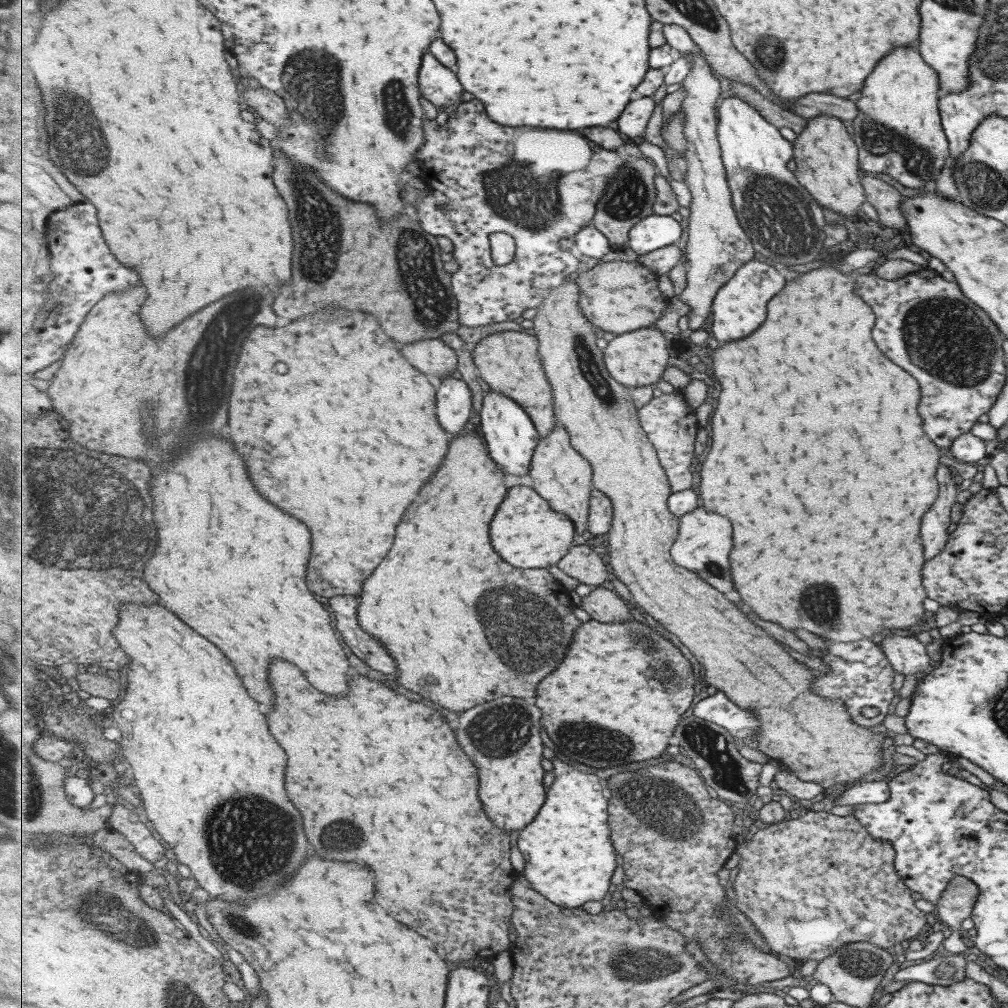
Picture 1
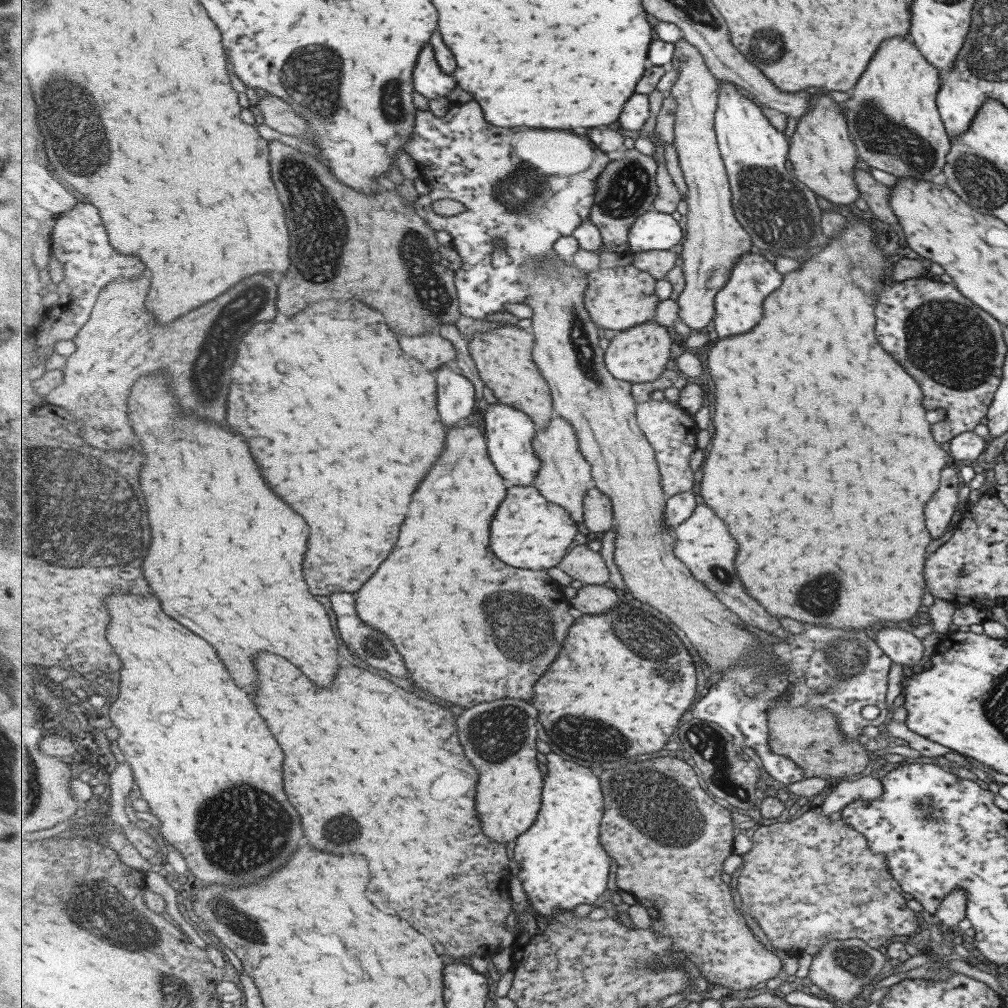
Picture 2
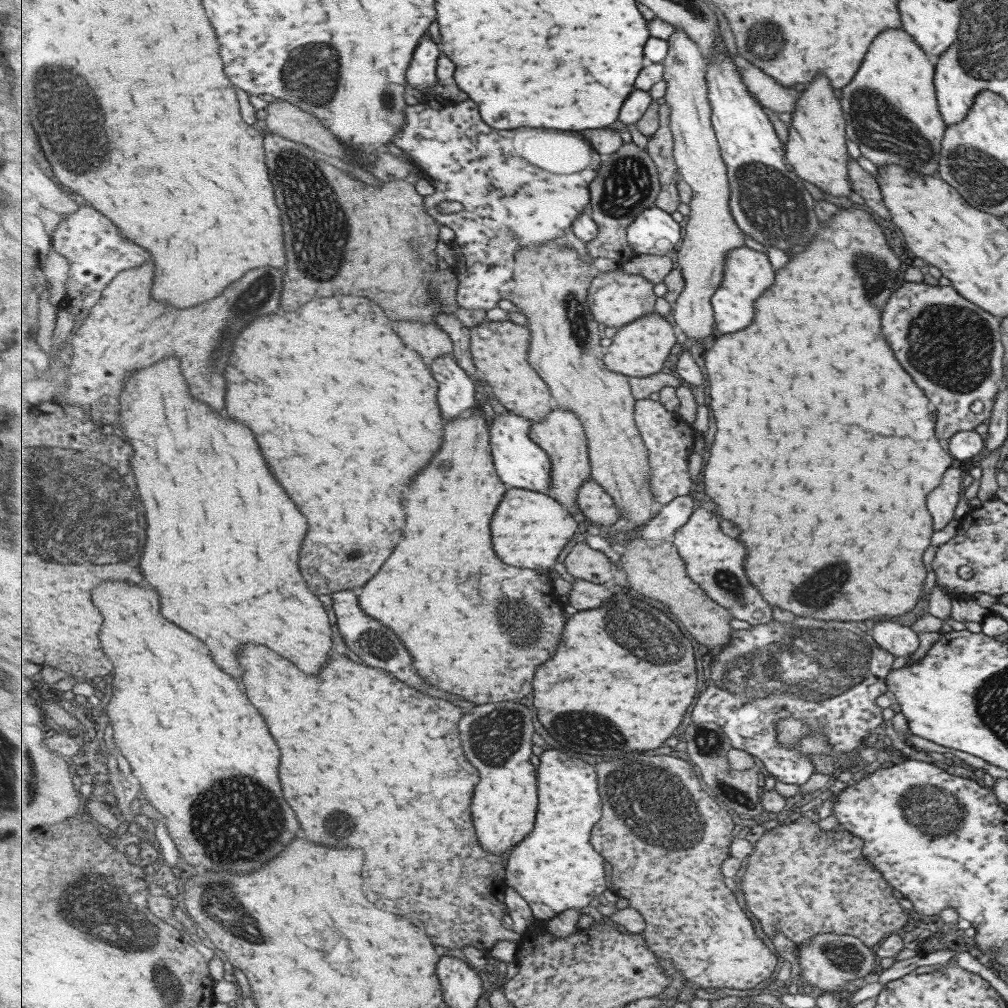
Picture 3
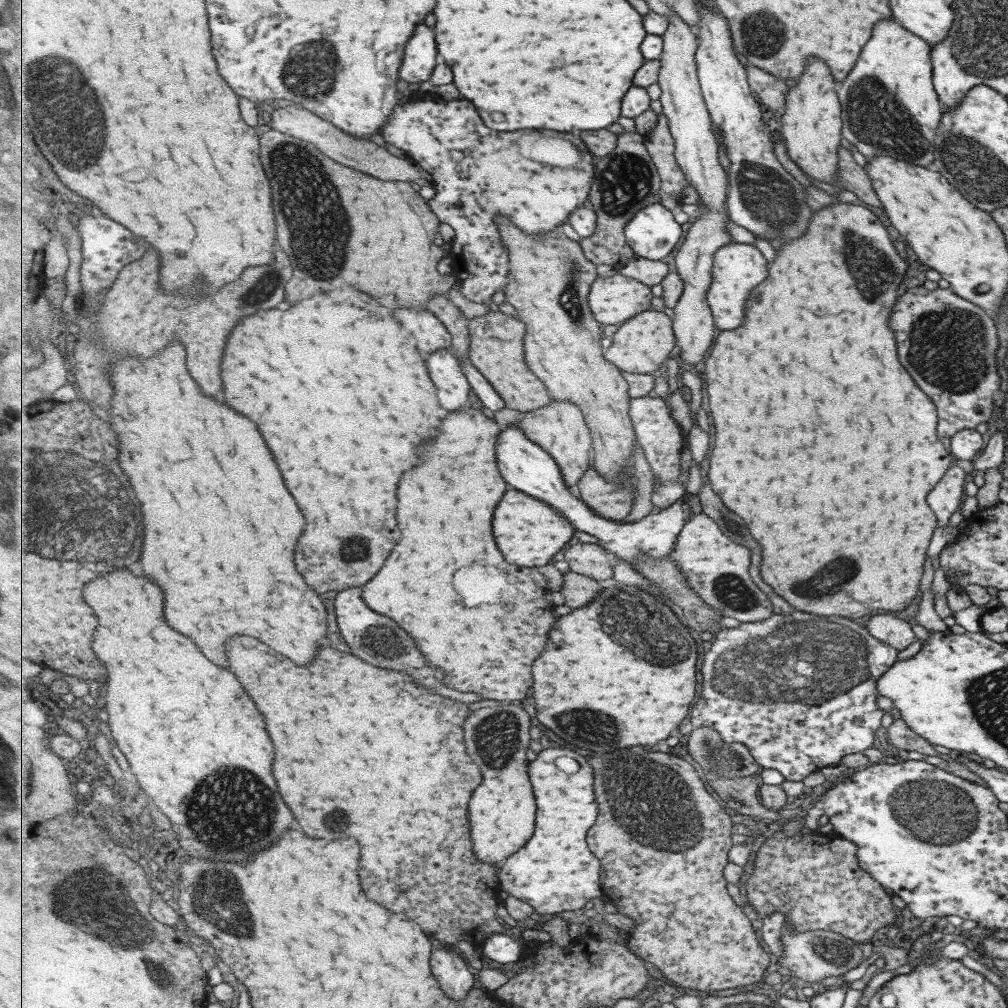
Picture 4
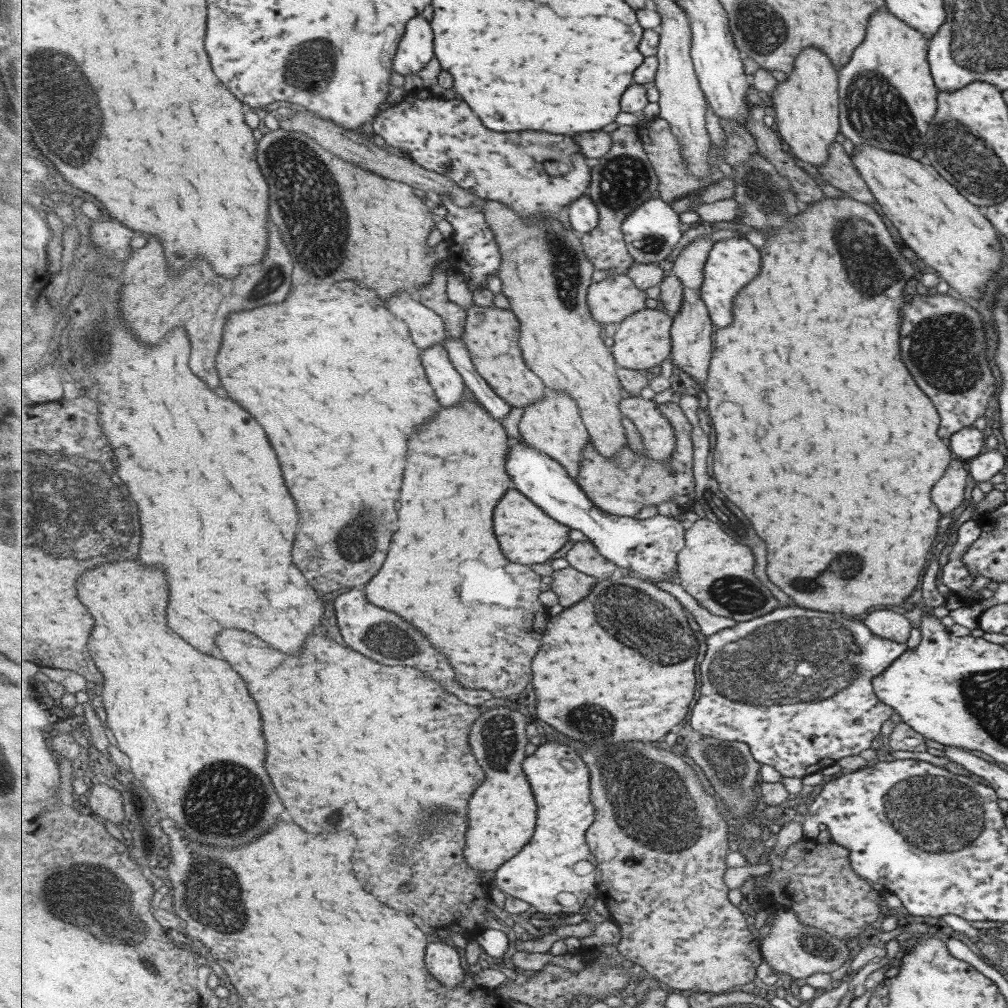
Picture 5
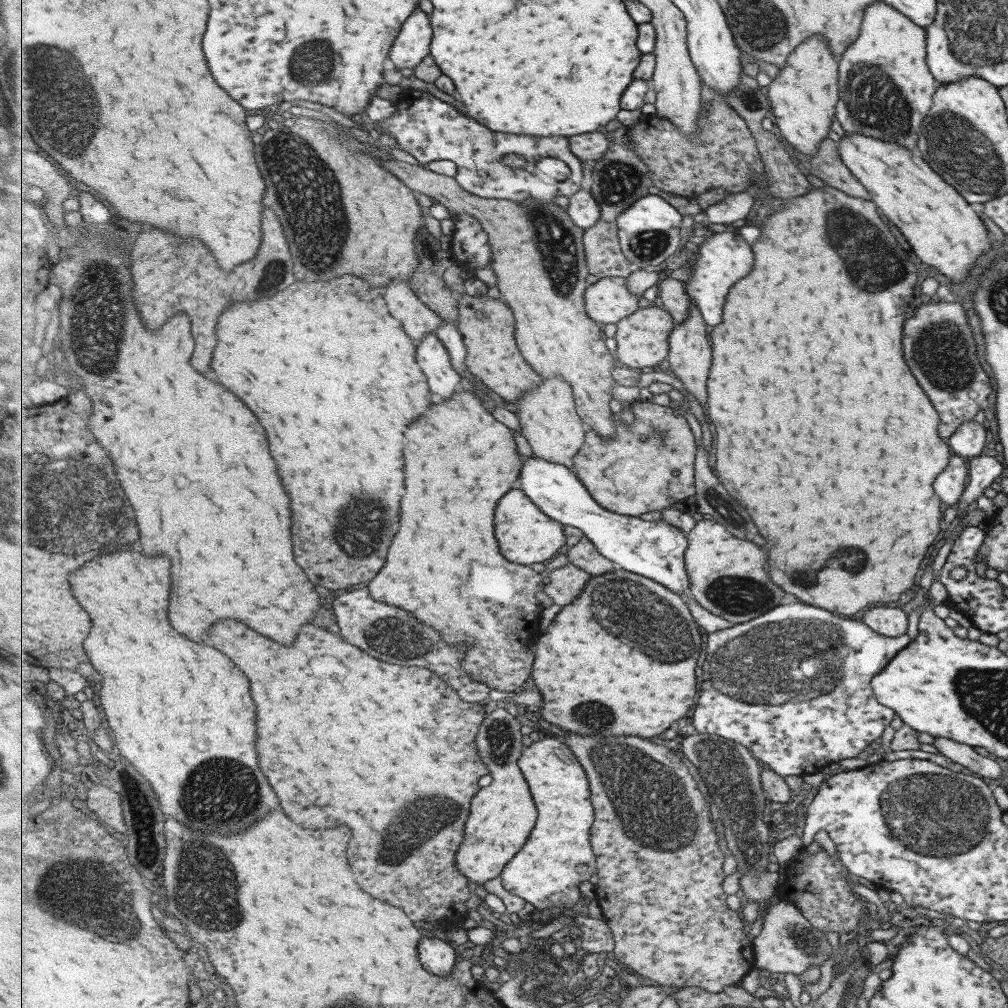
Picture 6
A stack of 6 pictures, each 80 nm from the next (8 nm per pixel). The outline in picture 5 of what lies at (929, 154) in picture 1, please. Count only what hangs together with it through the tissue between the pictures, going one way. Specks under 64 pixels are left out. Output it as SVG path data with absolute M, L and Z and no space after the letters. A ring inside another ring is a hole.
M885 8L879 9L871 20L867 20L863 44L855 48L849 62L843 66L843 70L839 70L840 127L844 138L851 140L854 146L869 144L911 159L923 158L927 124L934 118L938 93L926 59L927 45L925 36L902 23Z

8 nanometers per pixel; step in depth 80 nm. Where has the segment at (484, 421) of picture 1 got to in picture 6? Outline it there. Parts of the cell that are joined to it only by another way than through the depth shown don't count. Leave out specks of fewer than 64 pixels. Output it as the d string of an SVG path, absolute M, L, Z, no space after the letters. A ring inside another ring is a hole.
M534 455L532 459L525 459L523 471L521 471L519 488L527 493L531 500L539 508L543 509L551 518L563 523L567 528L578 528L589 537L591 542L609 560L616 562L617 567L629 572L647 576L647 578L659 581L663 586L670 588L673 592L691 595L691 579L686 565L686 552L690 546L688 535L681 531L681 528L665 521L645 521L639 517L611 512L603 508L602 504L594 499L590 490L583 484L583 481L563 464L551 462L550 459L540 458Z

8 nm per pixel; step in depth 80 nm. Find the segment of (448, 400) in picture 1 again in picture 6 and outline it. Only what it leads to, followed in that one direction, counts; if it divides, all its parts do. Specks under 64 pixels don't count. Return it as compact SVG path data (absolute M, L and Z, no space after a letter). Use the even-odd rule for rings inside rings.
M433 333L427 334L419 344L419 364L429 378L431 390L445 400L457 390L461 375L451 362L451 355L442 341Z

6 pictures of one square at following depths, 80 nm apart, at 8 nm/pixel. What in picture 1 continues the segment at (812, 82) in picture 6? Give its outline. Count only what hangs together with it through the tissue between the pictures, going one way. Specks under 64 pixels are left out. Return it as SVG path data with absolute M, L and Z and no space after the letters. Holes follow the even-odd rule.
M819 115L806 119L803 130L792 142L792 162L799 184L819 204L843 216L853 216L866 200L859 182L858 150L845 127L845 123L834 116Z

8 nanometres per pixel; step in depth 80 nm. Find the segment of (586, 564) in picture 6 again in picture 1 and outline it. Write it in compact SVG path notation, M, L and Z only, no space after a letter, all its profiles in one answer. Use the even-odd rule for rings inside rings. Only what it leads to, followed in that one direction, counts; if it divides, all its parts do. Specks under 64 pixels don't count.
M592 539L582 545L575 545L557 566L568 576L592 588L612 577L609 563L604 560L604 554L597 550Z

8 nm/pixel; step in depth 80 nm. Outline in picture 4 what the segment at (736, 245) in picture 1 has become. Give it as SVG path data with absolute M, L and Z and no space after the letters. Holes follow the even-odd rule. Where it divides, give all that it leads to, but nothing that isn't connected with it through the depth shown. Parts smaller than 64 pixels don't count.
M679 15L668 19L669 28L662 36L664 49L661 55L661 70L658 83L662 88L660 102L664 115L669 120L672 136L676 140L676 156L682 171L691 186L700 194L699 204L708 207L708 214L700 217L689 228L685 240L674 257L675 269L683 279L683 294L677 306L669 312L672 316L673 332L680 347L679 362L682 367L695 366L705 360L707 352L715 340L715 320L707 300L708 291L713 282L714 260L716 252L726 244L735 243L727 233L727 188L729 177L719 162L719 144L711 126L712 116L702 91L698 75L696 54L700 40L698 35Z

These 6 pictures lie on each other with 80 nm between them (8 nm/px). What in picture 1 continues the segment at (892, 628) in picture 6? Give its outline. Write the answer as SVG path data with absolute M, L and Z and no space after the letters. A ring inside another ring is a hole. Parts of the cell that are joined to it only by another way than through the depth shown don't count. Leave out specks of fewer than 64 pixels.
M886 634L881 637L879 647L894 672L899 672L903 676L913 676L914 674L918 678L933 664L925 650L928 646L917 641L915 636Z

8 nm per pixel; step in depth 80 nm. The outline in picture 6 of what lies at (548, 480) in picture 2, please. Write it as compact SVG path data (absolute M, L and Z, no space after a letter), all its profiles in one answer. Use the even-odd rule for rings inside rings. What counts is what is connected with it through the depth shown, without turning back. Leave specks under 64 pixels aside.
M564 376L544 377L541 386L524 392L517 403L522 434L534 455L574 468L574 458L586 443L587 424L578 413L574 389Z

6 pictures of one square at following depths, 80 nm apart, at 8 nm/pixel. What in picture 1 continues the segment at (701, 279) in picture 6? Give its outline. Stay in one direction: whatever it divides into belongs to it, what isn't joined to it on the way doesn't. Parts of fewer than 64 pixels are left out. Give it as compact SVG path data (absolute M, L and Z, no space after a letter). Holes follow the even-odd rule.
M753 259L745 263L715 297L712 333L719 344L729 340L741 340L753 334L767 320L767 302L775 294L779 294L781 288L783 276L769 261Z

